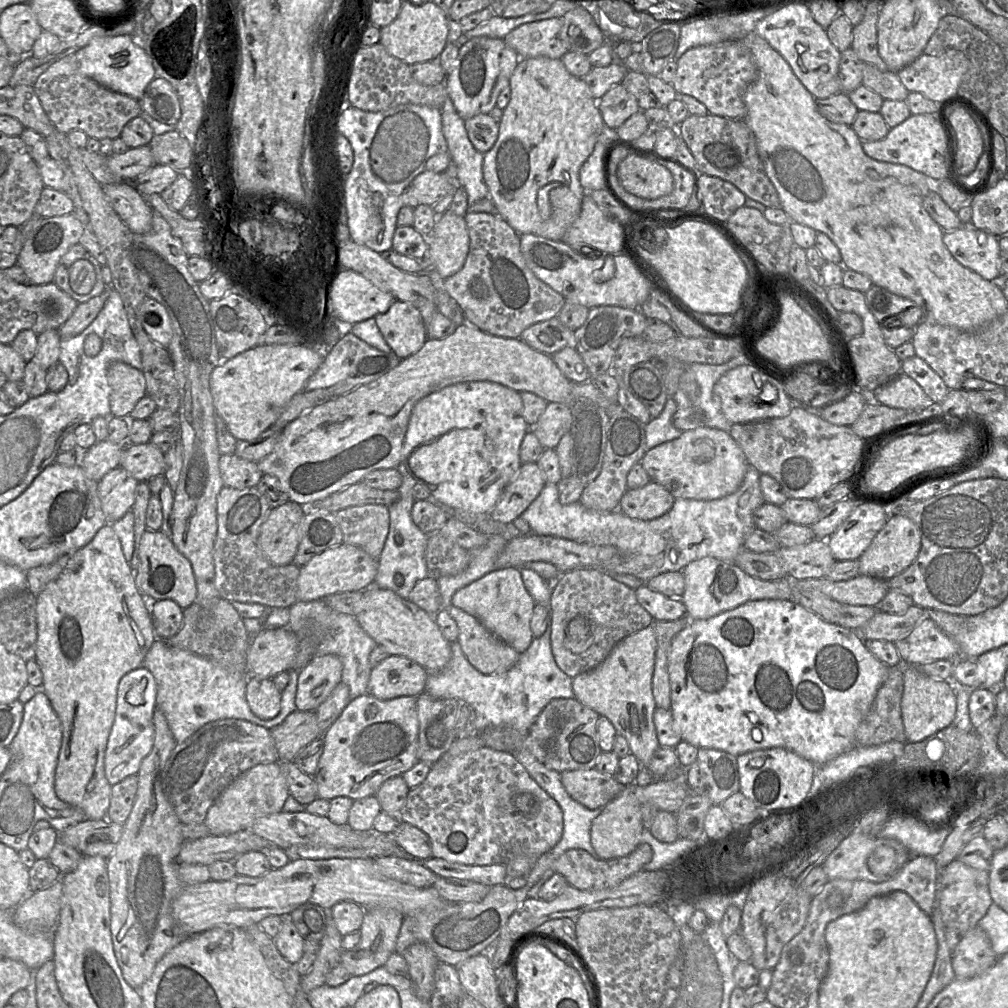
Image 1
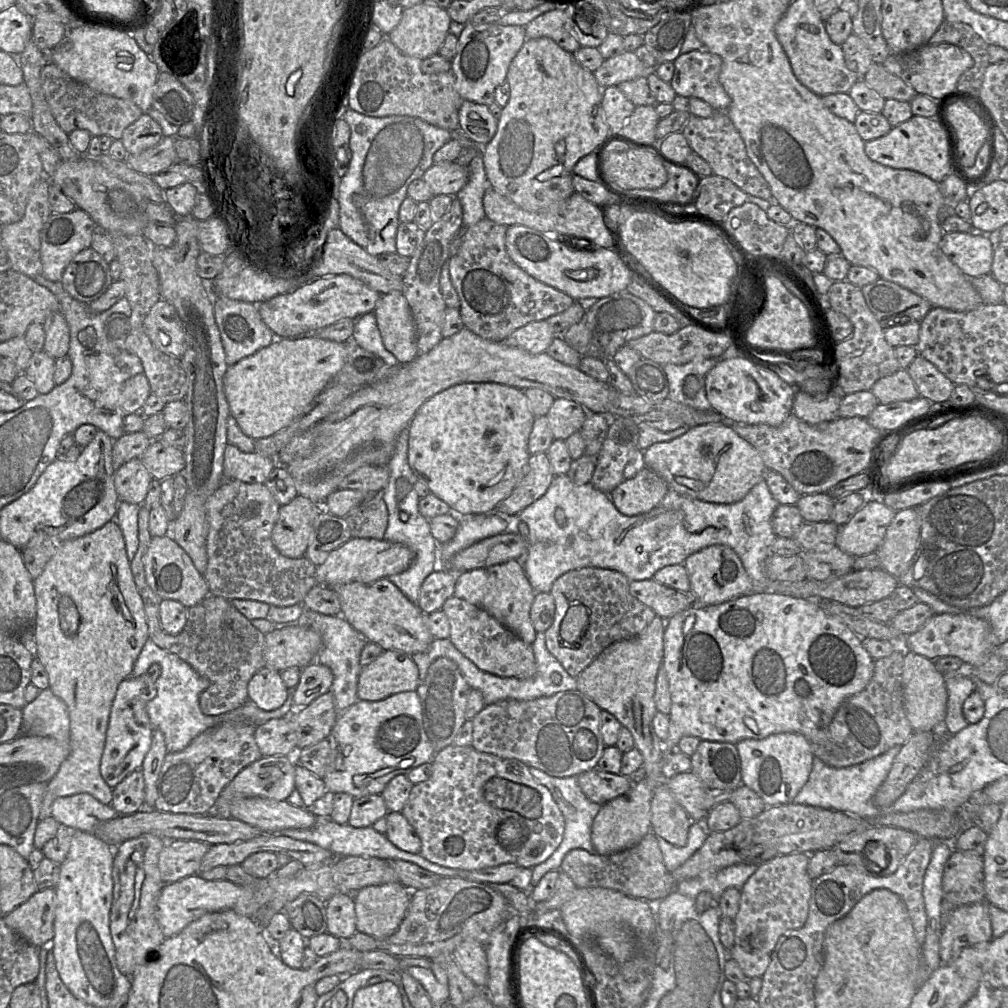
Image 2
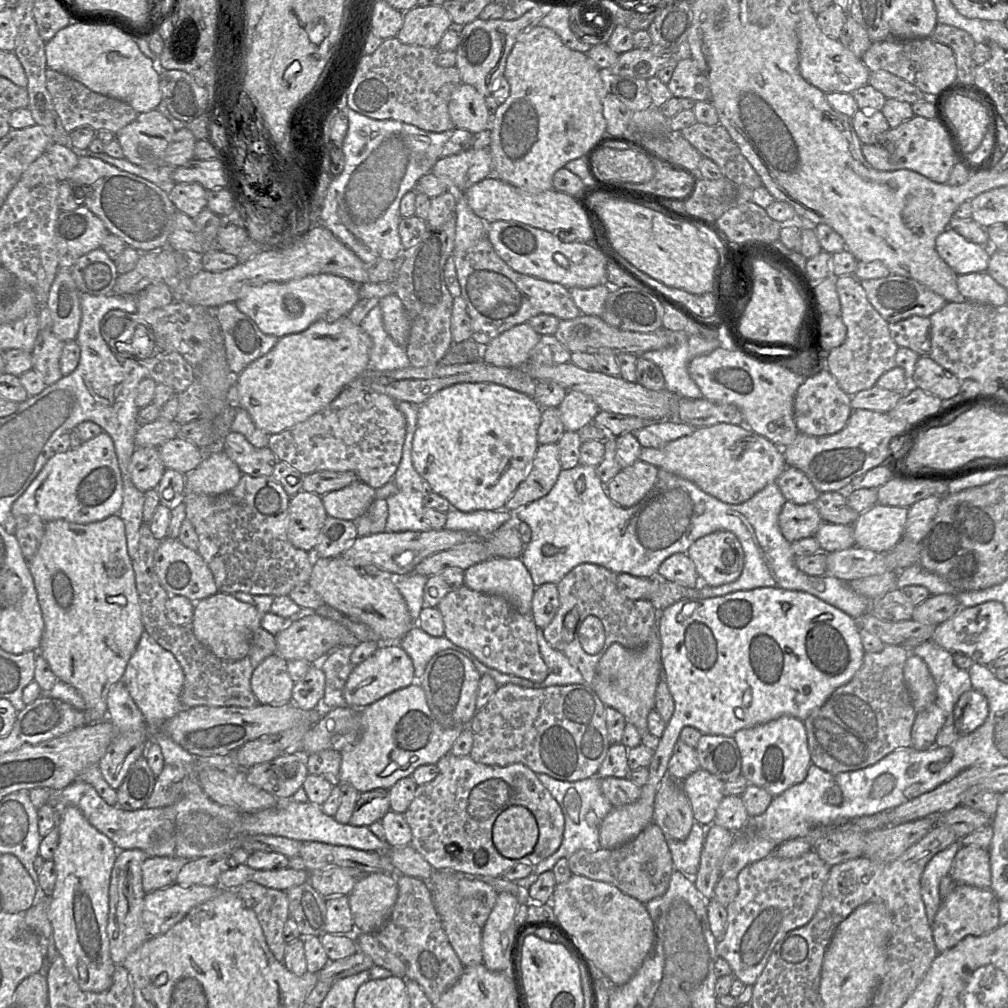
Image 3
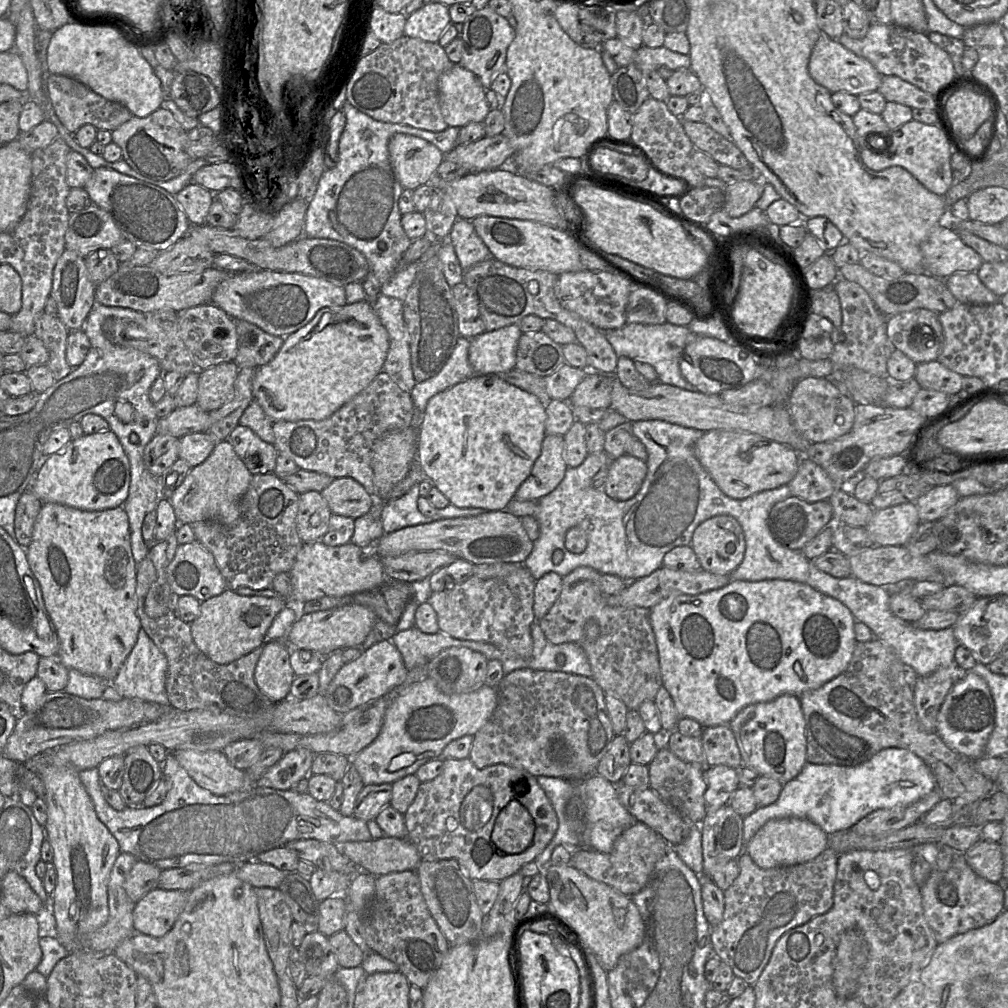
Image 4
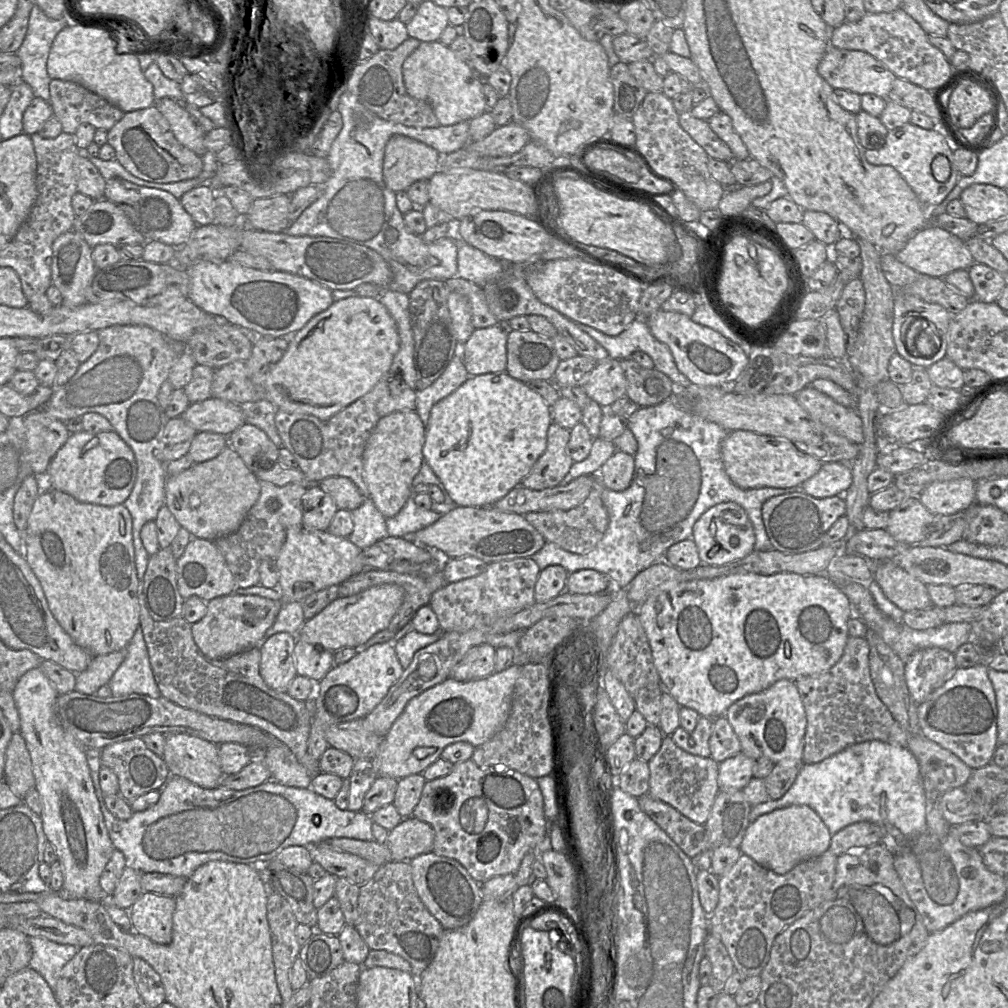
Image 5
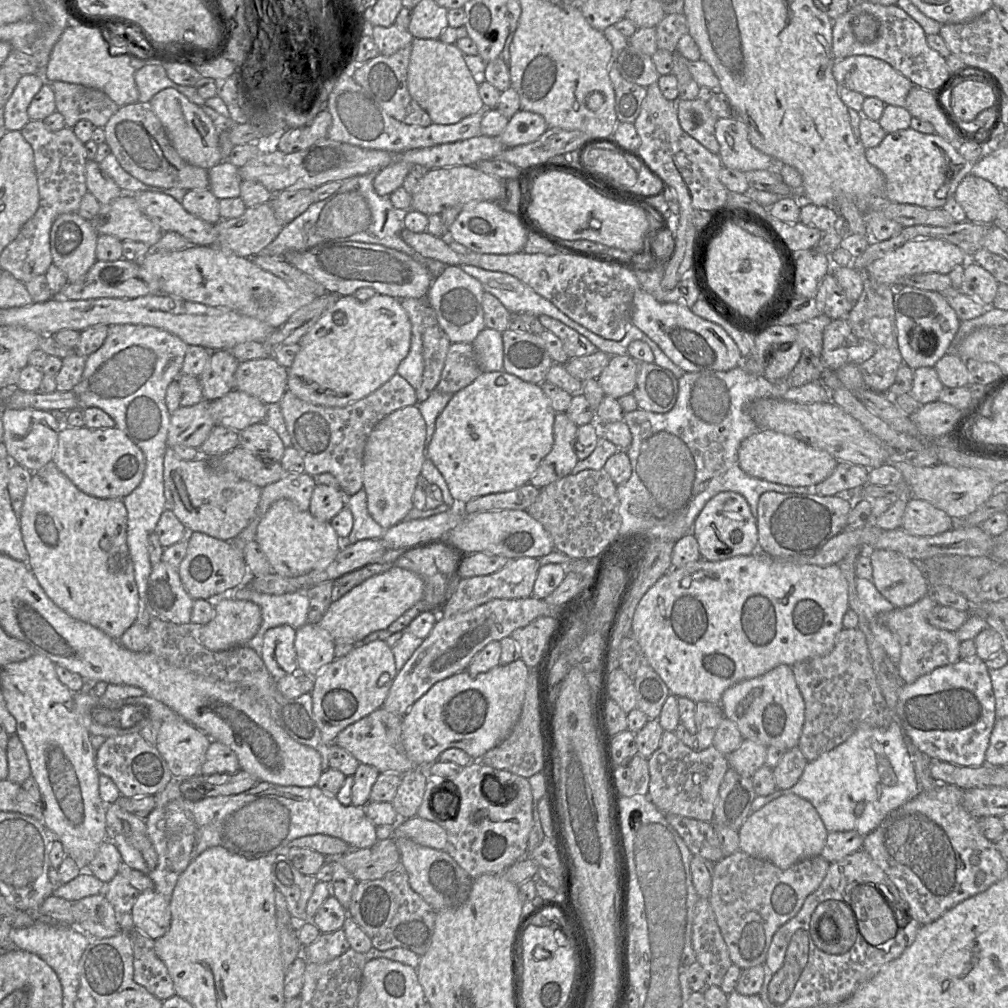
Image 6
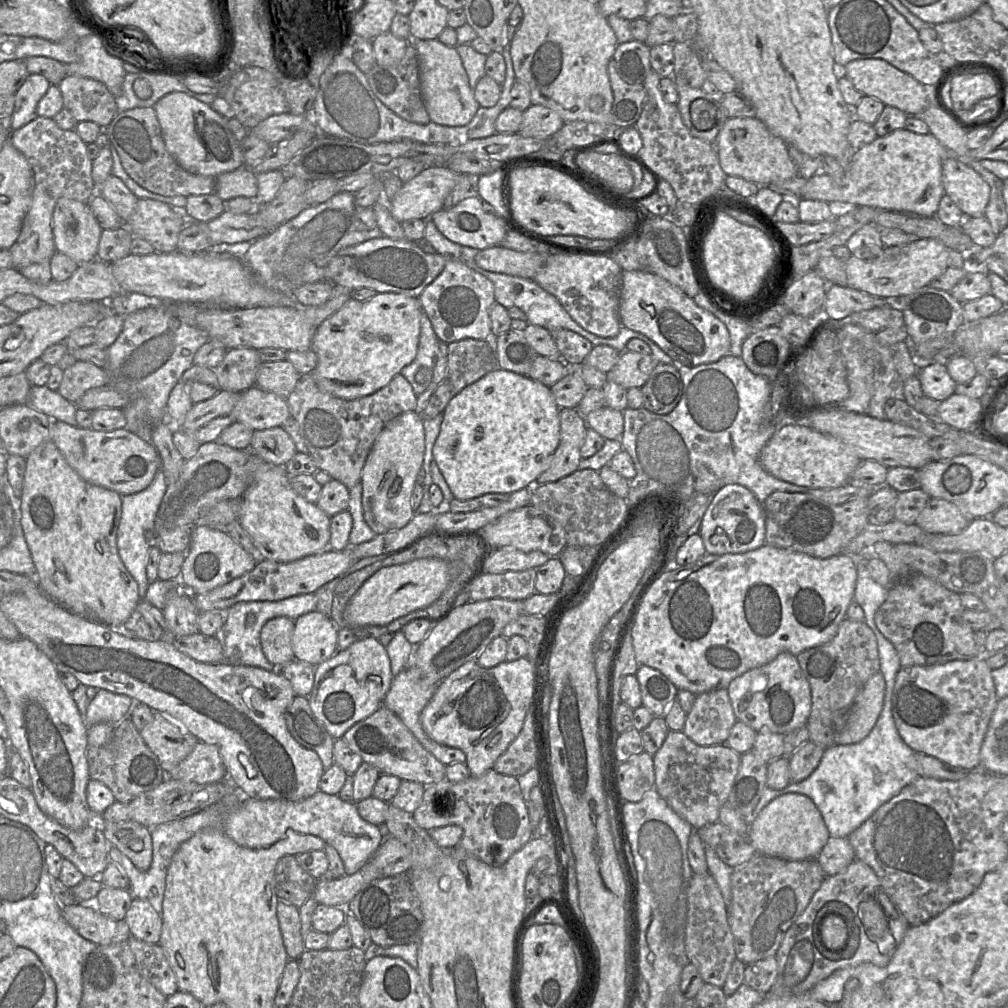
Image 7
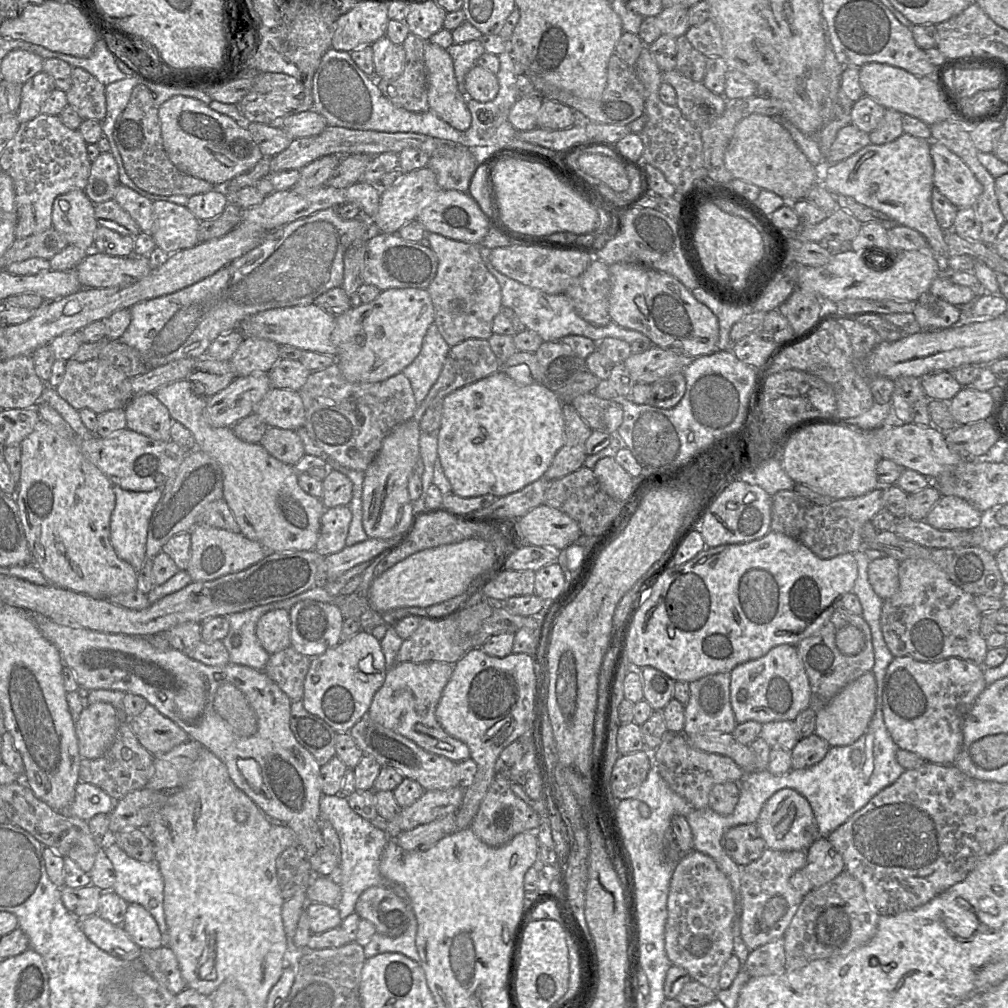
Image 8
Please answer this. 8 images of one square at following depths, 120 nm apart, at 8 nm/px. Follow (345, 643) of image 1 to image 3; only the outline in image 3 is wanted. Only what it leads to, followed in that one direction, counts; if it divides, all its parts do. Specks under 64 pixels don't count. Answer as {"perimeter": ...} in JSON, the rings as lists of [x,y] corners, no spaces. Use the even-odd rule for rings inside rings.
{"perimeter":[[[355,646],[338,647],[323,659],[318,665],[325,674],[325,692],[321,707],[323,710],[332,710],[346,706],[343,690],[354,665],[350,657]]]}

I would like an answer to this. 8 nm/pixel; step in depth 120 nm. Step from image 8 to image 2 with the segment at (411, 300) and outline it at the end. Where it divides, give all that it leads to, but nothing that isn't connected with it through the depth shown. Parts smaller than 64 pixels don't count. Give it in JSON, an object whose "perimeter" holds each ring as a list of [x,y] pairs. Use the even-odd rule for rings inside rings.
{"perimeter":[[[307,336],[276,338],[269,346],[228,367],[223,386],[230,415],[246,436],[254,440],[269,437],[290,425],[312,403],[341,370],[345,360],[346,348],[343,343]]]}

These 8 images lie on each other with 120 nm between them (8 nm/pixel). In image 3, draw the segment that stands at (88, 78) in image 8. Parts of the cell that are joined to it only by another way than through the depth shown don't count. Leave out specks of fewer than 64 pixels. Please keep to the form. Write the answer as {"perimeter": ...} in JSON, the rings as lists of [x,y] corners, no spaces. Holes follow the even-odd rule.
{"perimeter":[[[50,68],[46,70],[46,87],[61,123],[69,134],[82,126],[90,126],[95,131],[108,130],[116,134],[138,116],[127,103],[95,93],[78,81]]]}

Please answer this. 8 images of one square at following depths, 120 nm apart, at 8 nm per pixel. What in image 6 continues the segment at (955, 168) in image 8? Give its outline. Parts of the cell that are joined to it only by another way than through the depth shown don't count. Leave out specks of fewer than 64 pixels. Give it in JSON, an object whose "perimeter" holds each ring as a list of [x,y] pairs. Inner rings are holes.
{"perimeter":[[[969,174],[959,183],[953,197],[965,212],[966,221],[992,225],[1003,194],[988,180]]]}

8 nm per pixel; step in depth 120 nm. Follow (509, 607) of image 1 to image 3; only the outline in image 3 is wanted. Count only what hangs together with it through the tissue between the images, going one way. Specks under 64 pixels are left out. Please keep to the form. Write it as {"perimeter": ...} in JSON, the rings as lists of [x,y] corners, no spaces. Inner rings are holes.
{"perimeter":[[[491,557],[464,572],[464,585],[471,590],[504,597],[519,613],[532,613],[536,586],[520,558]]]}

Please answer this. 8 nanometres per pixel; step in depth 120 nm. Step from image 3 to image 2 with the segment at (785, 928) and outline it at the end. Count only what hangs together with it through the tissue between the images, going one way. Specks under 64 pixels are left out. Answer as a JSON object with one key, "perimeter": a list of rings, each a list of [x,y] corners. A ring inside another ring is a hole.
{"perimeter":[[[792,853],[779,855],[761,863],[741,889],[739,911],[735,923],[735,943],[728,952],[749,978],[762,977],[771,961],[772,951],[787,930],[801,928],[809,912],[813,880],[808,875],[810,855]]]}

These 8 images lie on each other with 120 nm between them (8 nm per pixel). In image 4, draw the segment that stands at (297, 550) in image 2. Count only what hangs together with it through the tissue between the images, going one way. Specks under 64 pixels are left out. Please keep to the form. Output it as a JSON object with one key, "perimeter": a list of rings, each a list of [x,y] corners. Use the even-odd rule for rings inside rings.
{"perimeter":[[[309,491],[299,496],[296,516],[297,533],[303,543],[312,543],[322,540],[328,531],[332,512],[317,491]]]}

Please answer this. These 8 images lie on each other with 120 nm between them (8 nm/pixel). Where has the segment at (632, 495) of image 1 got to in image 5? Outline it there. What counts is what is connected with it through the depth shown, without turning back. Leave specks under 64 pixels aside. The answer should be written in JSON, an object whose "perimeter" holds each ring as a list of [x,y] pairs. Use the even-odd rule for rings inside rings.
{"perimeter":[[[616,451],[601,467],[599,480],[606,489],[624,491],[631,485],[634,469],[634,456]]]}

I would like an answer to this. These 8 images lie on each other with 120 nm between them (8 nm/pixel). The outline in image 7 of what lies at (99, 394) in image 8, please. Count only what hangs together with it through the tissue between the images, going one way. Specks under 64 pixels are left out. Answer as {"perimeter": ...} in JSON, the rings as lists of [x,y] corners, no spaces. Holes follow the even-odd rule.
{"perimeter":[[[77,360],[63,371],[57,392],[66,400],[77,404],[86,391],[110,384],[107,371],[95,364]]]}

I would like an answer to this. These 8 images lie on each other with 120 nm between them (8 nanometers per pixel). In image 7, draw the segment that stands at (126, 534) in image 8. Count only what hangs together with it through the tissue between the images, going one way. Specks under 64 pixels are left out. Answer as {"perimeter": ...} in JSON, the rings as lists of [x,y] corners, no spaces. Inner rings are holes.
{"perimeter":[[[160,468],[146,489],[134,494],[122,495],[121,519],[117,529],[117,548],[123,564],[138,584],[141,599],[145,598],[150,584],[146,574],[150,548],[154,546],[150,545],[150,539],[155,540],[153,534],[155,517],[166,489],[167,480],[163,469]]]}

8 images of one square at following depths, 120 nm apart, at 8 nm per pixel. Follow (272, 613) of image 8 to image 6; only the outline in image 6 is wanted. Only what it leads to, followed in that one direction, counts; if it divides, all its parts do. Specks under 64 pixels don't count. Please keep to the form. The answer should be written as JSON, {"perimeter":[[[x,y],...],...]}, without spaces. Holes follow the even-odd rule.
{"perimeter":[[[290,625],[270,628],[264,634],[261,658],[275,680],[298,673],[295,637],[296,629]]]}

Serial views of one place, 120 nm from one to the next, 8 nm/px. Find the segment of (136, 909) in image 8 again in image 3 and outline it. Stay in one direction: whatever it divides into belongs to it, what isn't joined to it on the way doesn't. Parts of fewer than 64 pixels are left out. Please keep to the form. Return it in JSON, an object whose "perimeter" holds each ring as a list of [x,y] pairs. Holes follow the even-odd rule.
{"perimeter":[[[174,883],[146,894],[142,910],[146,932],[150,937],[166,933],[192,908],[213,899],[221,890],[219,886],[182,887]]]}

